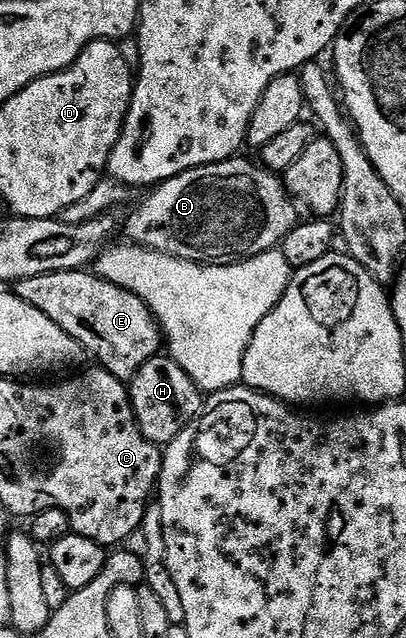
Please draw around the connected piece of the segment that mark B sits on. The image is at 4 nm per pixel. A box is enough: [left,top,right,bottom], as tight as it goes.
[127,155,301,265]

